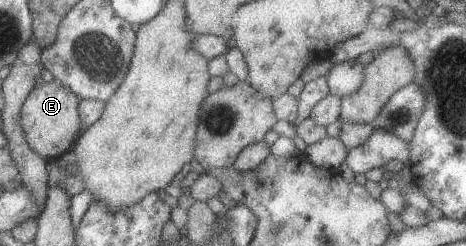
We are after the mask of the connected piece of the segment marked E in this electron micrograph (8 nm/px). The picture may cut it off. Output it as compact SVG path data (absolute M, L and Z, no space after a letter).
M55 81L33 87L21 105L19 124L29 148L46 160L56 159L71 151L82 128L78 114L79 99L70 88Z

